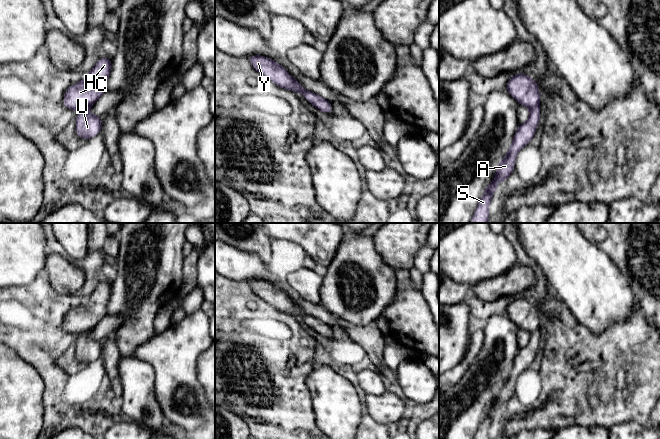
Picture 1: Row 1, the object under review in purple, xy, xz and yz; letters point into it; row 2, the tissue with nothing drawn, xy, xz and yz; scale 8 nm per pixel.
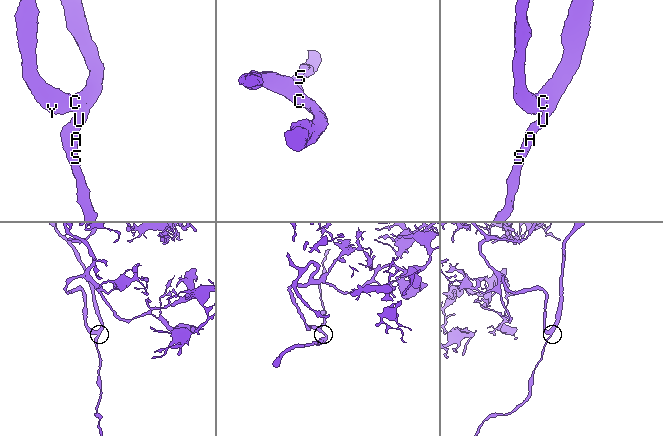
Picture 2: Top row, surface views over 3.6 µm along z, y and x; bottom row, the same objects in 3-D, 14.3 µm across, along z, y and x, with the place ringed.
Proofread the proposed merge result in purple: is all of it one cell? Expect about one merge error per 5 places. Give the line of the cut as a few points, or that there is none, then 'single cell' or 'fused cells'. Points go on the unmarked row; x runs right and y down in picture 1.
no cut; single cell

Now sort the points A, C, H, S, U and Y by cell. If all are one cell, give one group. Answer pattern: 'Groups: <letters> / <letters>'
Groups: A C H S U Y

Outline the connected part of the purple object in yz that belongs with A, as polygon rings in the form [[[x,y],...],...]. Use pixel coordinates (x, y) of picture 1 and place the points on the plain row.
[[[522,296],[516,297],[508,304],[505,312],[519,329],[530,333],[530,339],[526,346],[518,350],[512,368],[505,381],[497,389],[494,404],[486,409],[484,418],[477,429],[474,439],[490,439],[489,428],[493,423],[497,410],[503,404],[507,404],[514,395],[516,380],[524,370],[531,366],[540,344],[540,313],[535,304]]]

